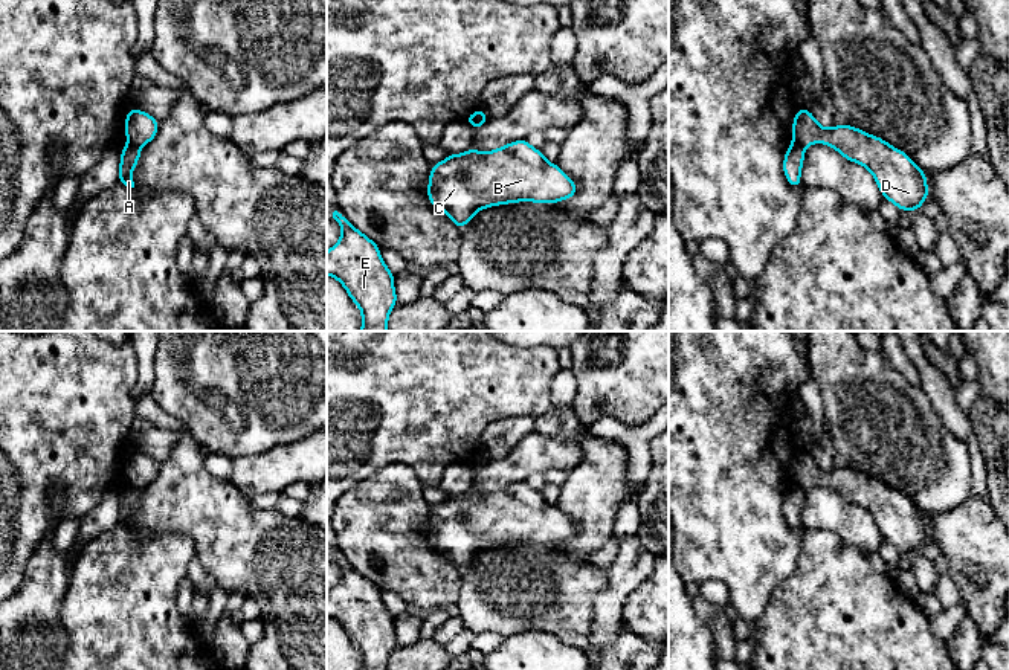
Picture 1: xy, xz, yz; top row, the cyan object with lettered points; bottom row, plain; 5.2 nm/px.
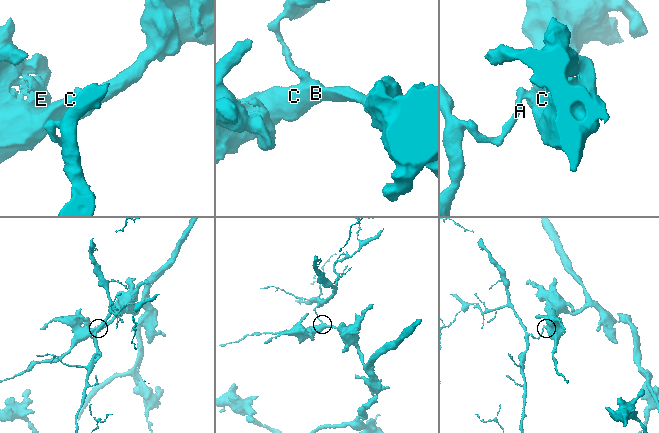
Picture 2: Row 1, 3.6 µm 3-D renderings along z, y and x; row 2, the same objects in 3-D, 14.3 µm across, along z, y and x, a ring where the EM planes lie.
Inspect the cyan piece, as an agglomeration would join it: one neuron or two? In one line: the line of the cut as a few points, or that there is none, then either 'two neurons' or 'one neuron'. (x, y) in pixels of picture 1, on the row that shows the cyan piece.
xy (128, 142), (141, 147) | two neurons

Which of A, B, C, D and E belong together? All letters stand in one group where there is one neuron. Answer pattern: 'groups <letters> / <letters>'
groups A / B C D E

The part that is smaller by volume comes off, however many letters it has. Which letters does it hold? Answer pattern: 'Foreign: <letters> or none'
Foreign: A

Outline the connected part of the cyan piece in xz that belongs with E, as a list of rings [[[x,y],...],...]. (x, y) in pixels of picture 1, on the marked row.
[[[337,211],[333,218],[342,227],[342,235],[327,252],[327,275],[336,278],[360,308],[360,331],[388,331],[389,313],[397,305],[394,273],[372,240]]]

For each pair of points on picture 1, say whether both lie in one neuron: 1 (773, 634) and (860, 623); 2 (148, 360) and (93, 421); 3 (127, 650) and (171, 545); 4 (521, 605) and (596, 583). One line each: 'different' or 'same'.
1: same
2: different
3: same
4: same

